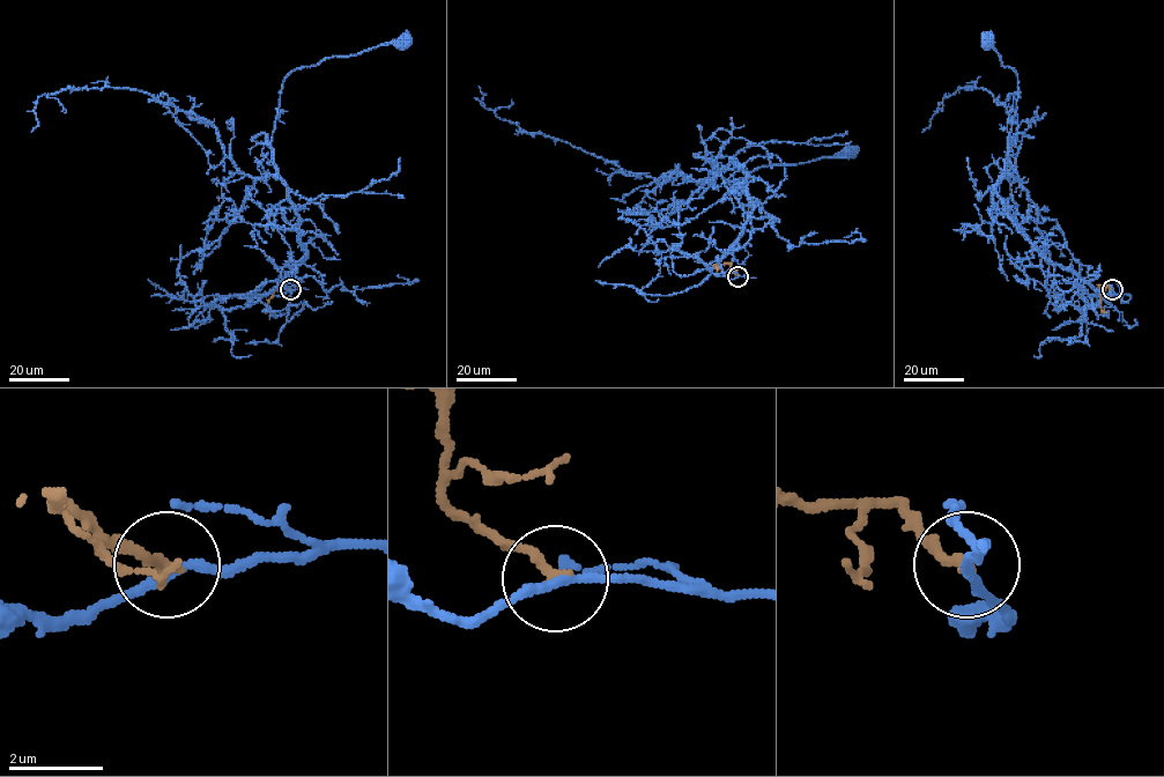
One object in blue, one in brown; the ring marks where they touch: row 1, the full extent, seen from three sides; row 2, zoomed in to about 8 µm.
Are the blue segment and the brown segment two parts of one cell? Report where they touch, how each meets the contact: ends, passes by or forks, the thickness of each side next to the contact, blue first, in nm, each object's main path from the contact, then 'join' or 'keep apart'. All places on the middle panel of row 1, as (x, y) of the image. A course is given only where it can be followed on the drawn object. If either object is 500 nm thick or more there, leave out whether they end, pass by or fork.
place (738, 276); blue passes by; brown ends; calibres 190 and 220 nm; course blue (738, 276), (711, 269), (753, 201), (733, 160), (718, 172), (734, 182), (758, 168), (851, 152); course brown (738, 276), (731, 271), (731, 265), (716, 265), (723, 268); keep apart

